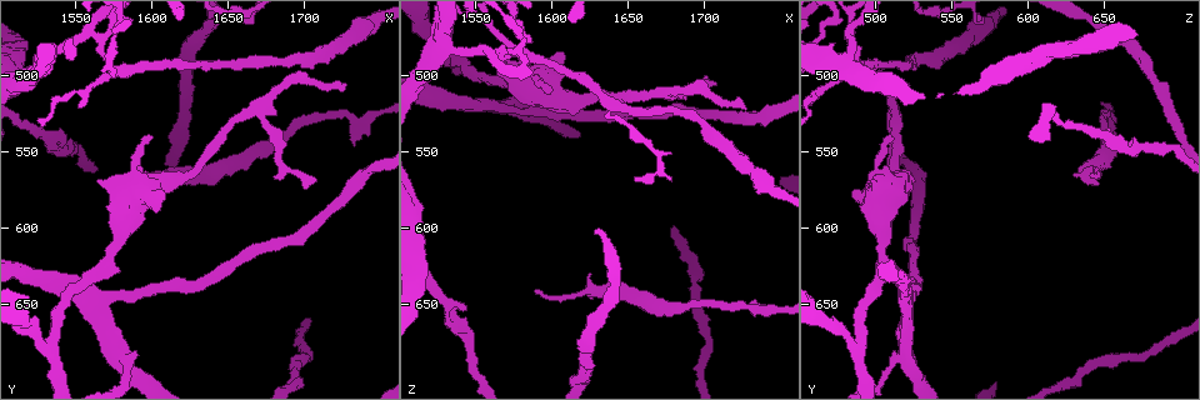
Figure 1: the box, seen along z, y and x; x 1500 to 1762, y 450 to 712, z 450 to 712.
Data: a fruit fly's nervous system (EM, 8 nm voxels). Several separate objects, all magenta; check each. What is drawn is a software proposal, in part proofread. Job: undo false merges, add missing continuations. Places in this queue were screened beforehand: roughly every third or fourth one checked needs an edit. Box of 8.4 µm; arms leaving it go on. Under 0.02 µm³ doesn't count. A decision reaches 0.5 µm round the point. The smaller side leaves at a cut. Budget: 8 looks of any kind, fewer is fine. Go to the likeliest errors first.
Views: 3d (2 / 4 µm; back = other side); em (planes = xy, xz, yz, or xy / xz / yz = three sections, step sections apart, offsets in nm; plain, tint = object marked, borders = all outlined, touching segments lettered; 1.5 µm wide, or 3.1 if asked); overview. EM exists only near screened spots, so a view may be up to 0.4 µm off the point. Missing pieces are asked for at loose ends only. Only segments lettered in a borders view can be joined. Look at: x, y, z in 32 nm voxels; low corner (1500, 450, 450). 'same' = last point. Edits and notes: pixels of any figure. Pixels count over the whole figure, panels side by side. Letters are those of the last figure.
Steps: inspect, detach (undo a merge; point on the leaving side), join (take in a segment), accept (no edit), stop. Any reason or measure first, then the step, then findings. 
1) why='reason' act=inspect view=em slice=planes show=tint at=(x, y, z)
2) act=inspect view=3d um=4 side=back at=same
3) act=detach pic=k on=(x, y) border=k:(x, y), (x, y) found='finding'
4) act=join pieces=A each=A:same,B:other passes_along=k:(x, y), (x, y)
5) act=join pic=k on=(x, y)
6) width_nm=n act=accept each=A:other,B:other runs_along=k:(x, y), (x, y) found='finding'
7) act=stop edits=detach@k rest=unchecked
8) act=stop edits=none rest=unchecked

why='looks like a crossing' act=inspect view=3d um=2 at=(1566, 476, 484)

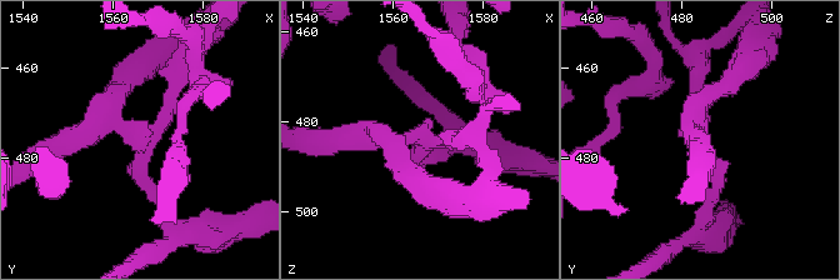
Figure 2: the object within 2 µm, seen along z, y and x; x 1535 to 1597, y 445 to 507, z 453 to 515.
arms=4 why='need the tissue' act=inspect view=em slice=yz step=8 show=tint at=(1565, 475, 484)

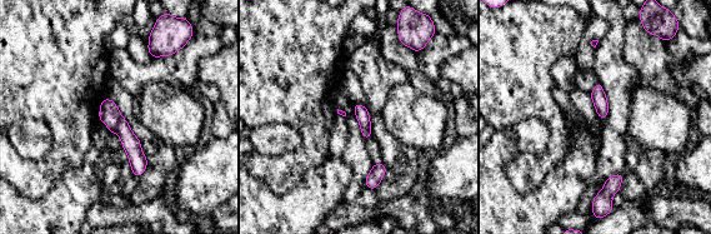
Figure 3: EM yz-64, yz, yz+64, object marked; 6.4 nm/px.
act=inspect view=em slice=planes show=borders at=same

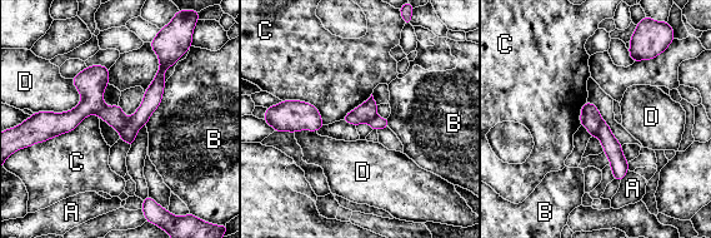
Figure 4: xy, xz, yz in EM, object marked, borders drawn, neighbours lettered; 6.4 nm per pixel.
width_nm=130 act=detach pic=4 on=(611, 147) each=A:other,B:other,C:other,D:other border=4:(602, 120), (596, 135) found='a second neuron is stuck on'

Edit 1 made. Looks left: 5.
why='branch point' act=inspect view=3d um=2 at=(1580, 682, 518)

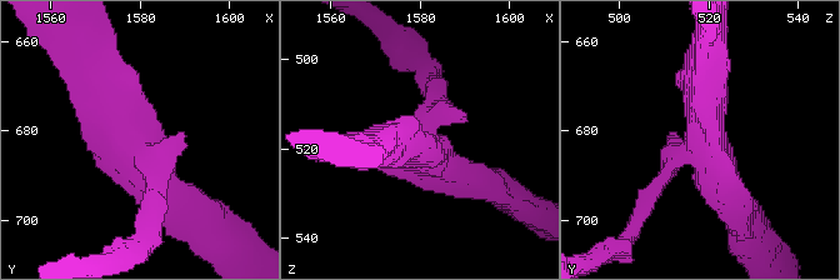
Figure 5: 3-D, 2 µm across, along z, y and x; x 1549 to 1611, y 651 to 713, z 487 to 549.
act=inspect view=em slice=planes show=plain at=(1580, 683, 518)

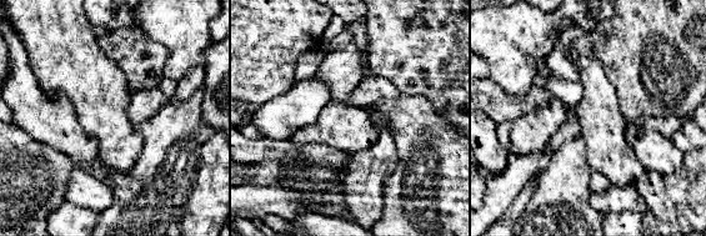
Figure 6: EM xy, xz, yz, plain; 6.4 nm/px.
act=inspect view=em slice=planes show=borders at=same

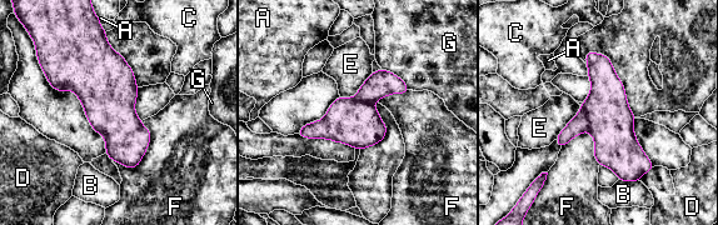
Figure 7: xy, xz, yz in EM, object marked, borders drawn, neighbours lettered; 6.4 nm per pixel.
act=detach pic=7 on=(611, 121) each=A:other,B:other,C:other,D:other,E:other,F:other,G:other border=7:(581, 108), (584, 111), (588, 130) found='a second neuron is stuck on'

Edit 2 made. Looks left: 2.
why='branch stops here' act=inspect view=em slice=yz step=4 show=tint at=(1726, 506, 522)

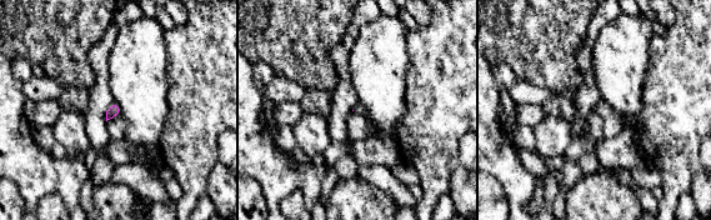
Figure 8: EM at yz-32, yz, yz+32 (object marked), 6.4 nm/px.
act=inspect view=em slice=planes show=borders at=same

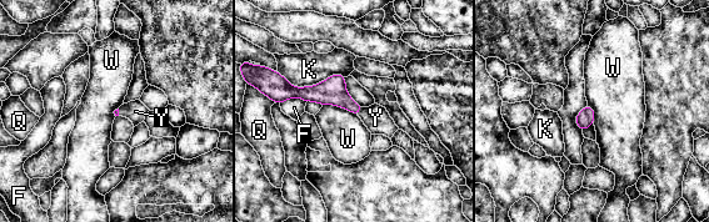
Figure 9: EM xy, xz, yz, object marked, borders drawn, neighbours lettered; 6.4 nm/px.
act=join pieces=Y each=F:other,K:other,Q:other,W:other,Y:same passes_along=9:(331, 91), (360, 110), (375, 117) found='it goes on there'

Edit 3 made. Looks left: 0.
act=stop edits=detach@4,detach@7,join@9 rest=unchecked

